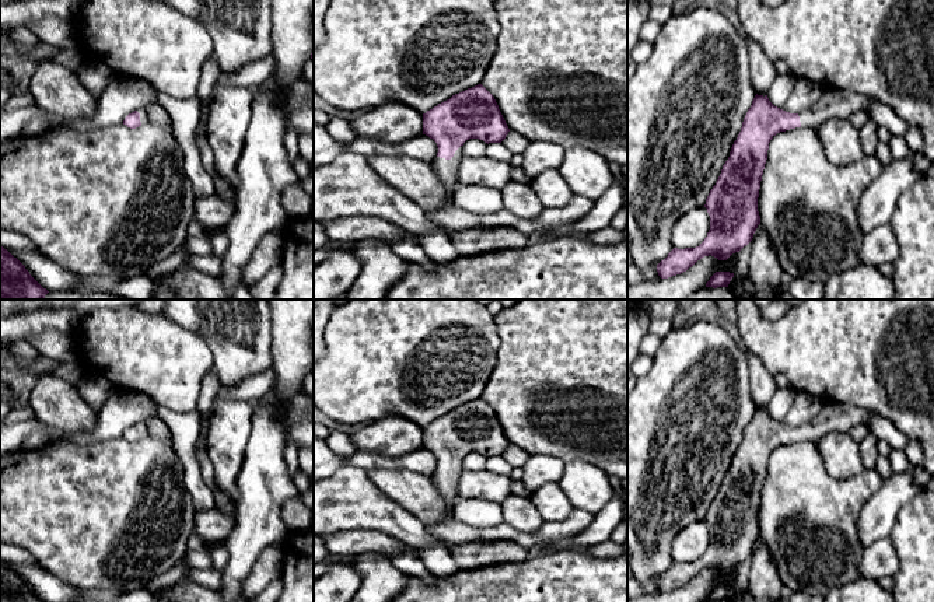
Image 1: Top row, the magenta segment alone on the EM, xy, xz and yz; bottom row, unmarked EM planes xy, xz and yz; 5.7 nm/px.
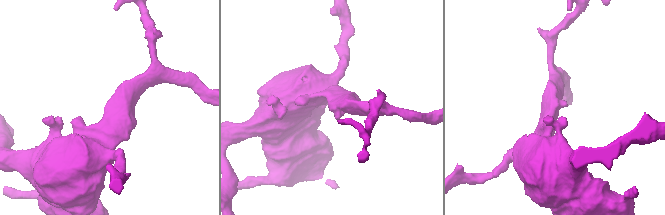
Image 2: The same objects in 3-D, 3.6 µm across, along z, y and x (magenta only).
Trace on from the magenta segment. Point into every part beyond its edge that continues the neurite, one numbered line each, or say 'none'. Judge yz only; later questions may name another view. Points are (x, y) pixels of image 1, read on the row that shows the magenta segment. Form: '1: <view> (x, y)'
1: yz (833, 104)

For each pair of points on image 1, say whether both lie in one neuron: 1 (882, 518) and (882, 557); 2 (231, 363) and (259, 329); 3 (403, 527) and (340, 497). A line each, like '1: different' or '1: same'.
1: different
2: same
3: same

